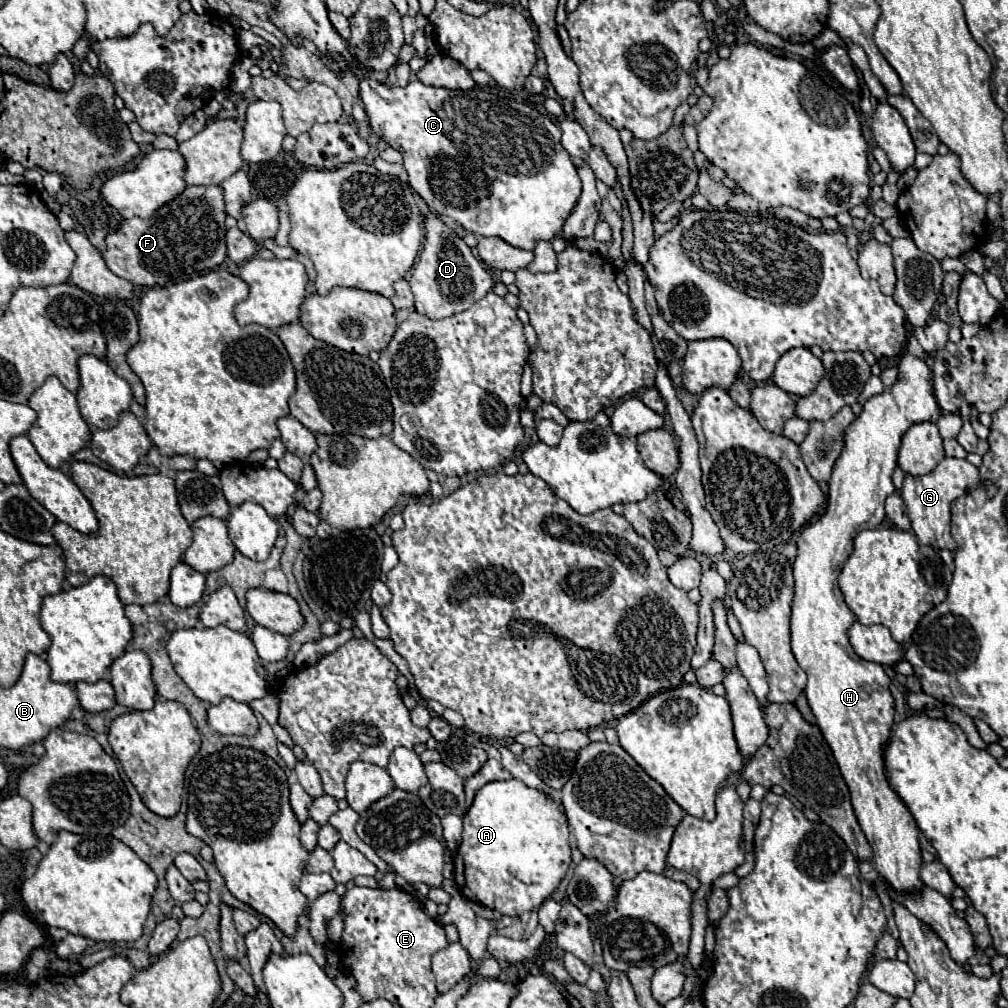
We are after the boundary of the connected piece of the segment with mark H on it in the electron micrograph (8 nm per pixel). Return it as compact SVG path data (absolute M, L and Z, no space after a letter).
M903 353L897 367L897 383L889 391L867 399L861 415L845 429L845 447L833 465L825 513L797 535L791 649L799 667L807 673L805 697L849 787L857 821L873 849L873 865L893 889L911 891L923 885L919 879L921 851L917 823L893 791L883 759L895 715L895 701L889 691L891 681L879 663L847 653L851 651L847 633L855 615L845 605L837 587L837 575L853 551L853 537L863 529L879 527L885 519L885 499L895 493L891 477L897 467L901 437L915 423L935 423L941 417L933 395L929 363Z

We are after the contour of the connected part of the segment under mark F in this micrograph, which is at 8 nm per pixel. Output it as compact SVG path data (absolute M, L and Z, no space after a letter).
M221 185L185 187L181 195L165 203L149 219L133 217L105 237L105 265L133 285L155 287L165 281L193 279L203 271L217 269L225 259L225 201Z

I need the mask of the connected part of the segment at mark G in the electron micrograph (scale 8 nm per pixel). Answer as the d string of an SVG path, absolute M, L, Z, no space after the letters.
M945 457L933 473L923 475L923 477L911 477L907 475L903 481L903 491L901 497L907 507L907 515L911 519L913 531L917 535L917 541L921 545L931 545L935 549L949 549L955 551L955 541L951 537L951 503L973 491L977 485L983 485L989 499L995 495L997 485L995 483L985 483L985 479L977 477L973 481L973 465L967 459L955 459L955 457Z

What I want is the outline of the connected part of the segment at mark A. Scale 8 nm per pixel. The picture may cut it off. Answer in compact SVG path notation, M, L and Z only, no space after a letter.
M517 779L483 785L463 815L463 841L453 857L455 883L467 899L509 917L539 907L565 877L571 863L567 817L549 795Z

